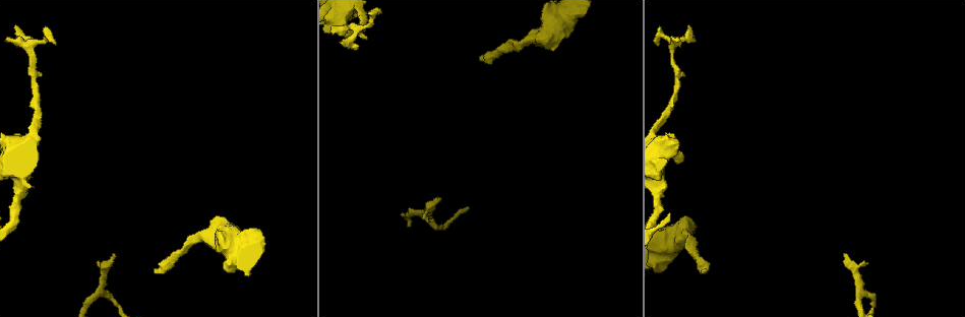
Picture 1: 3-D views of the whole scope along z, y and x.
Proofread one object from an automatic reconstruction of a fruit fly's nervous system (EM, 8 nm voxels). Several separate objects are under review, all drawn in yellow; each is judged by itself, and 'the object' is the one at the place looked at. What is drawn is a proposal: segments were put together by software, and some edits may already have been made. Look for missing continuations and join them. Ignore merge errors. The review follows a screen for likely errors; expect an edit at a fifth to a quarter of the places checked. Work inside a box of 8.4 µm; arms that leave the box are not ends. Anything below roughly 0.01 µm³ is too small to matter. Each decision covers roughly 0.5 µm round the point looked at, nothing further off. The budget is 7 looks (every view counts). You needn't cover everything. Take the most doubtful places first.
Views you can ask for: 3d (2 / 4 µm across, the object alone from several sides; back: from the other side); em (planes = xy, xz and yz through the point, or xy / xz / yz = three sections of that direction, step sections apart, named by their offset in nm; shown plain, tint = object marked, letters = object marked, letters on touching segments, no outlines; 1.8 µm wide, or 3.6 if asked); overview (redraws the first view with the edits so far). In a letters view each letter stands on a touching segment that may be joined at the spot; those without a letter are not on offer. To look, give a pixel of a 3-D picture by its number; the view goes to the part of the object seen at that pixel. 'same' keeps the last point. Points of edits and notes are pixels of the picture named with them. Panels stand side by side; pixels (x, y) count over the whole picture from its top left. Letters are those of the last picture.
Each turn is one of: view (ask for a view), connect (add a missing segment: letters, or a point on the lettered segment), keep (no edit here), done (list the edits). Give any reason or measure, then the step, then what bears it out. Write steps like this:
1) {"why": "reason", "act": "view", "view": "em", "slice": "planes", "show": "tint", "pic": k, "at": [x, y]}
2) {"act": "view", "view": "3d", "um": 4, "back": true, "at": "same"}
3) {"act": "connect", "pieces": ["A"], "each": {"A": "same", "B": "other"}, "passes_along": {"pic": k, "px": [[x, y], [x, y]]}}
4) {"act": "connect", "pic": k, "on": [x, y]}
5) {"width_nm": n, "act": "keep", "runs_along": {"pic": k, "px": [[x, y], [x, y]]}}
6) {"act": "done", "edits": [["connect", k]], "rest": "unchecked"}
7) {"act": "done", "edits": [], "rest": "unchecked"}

{"why": "branch stops here", "act": "view", "view": "em", "slice": "planes", "show": "tint", "pic": 1, "at": [481, 56]}

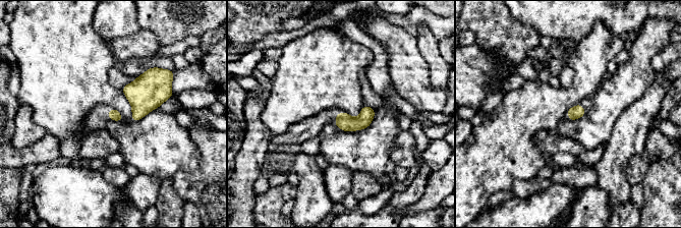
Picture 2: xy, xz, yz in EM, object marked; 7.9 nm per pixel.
{"why": "see the neighbours", "act": "view", "view": "em", "slice": "planes", "show": "letters", "at": "same"}

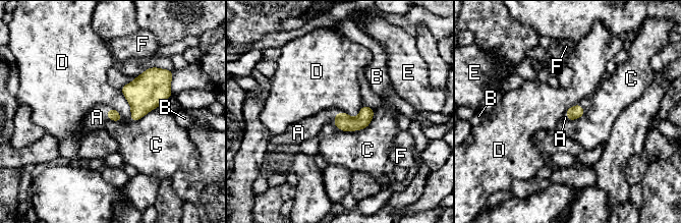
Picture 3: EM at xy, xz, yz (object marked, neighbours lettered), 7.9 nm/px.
{"act": "connect", "pieces": ["A"], "each": {"A": "same", "B": "other", "C": "other", "D": "other", "E": "other", "F": "other"}, "passes_along": {"pic": 3, "px": [[343, 121], [334, 116], [307, 128]]}, "found": "the neuron continues"}

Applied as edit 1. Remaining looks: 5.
{"act": "view", "view": "overview"}

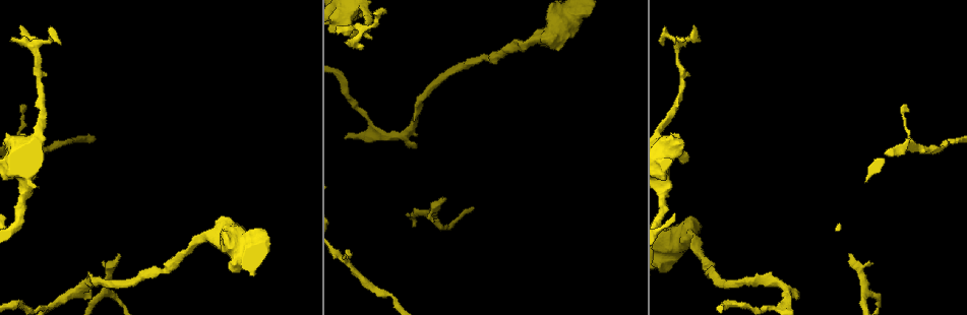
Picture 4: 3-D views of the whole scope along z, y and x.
{"why": "three-way junction", "act": "view", "view": "em", "slice": "planes", "show": "tint", "pic": 4, "at": [685, 239]}

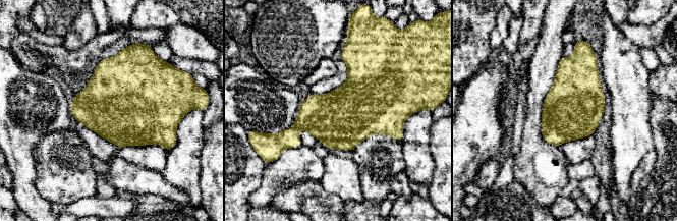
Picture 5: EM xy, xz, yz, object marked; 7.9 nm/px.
{"why": "what lies round it", "act": "view", "view": "em", "slice": "planes", "show": "letters", "at": "same"}

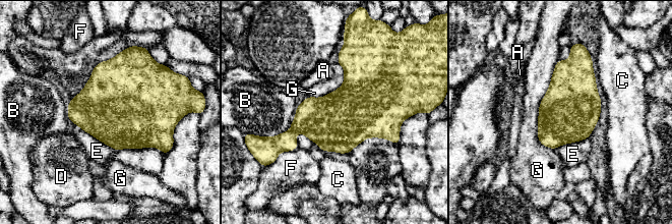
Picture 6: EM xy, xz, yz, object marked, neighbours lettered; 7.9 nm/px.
{"act": "keep", "each": {"A": "other", "B": "other", "C": "other", "D": "other", "E": "other", "F": "other", "G": "other"}, "border": {"pic": 6, "px": [[558, 59], [538, 118], [555, 150]]}, "found": "no lettered segment goes on from it"}

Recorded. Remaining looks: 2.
{"act": "done", "edits": [["connect", 3]], "rest": "unchecked"}

